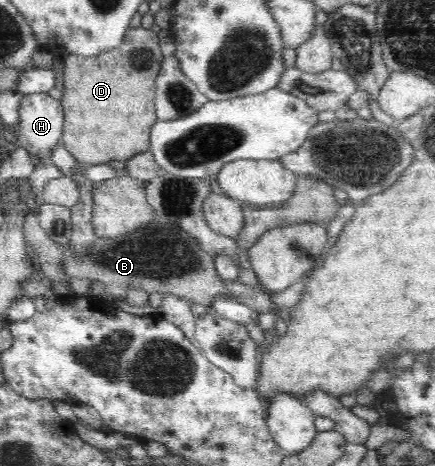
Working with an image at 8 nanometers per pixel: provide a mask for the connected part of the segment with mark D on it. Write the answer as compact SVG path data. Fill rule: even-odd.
M138 26L127 30L119 47L107 53L98 53L95 57L77 54L62 57L64 72L60 102L64 111L64 126L61 143L77 163L89 167L113 160L125 162L137 153L150 150L149 131L151 125L158 121L153 109L156 77L166 58L161 54L158 39L159 36L152 30Z

